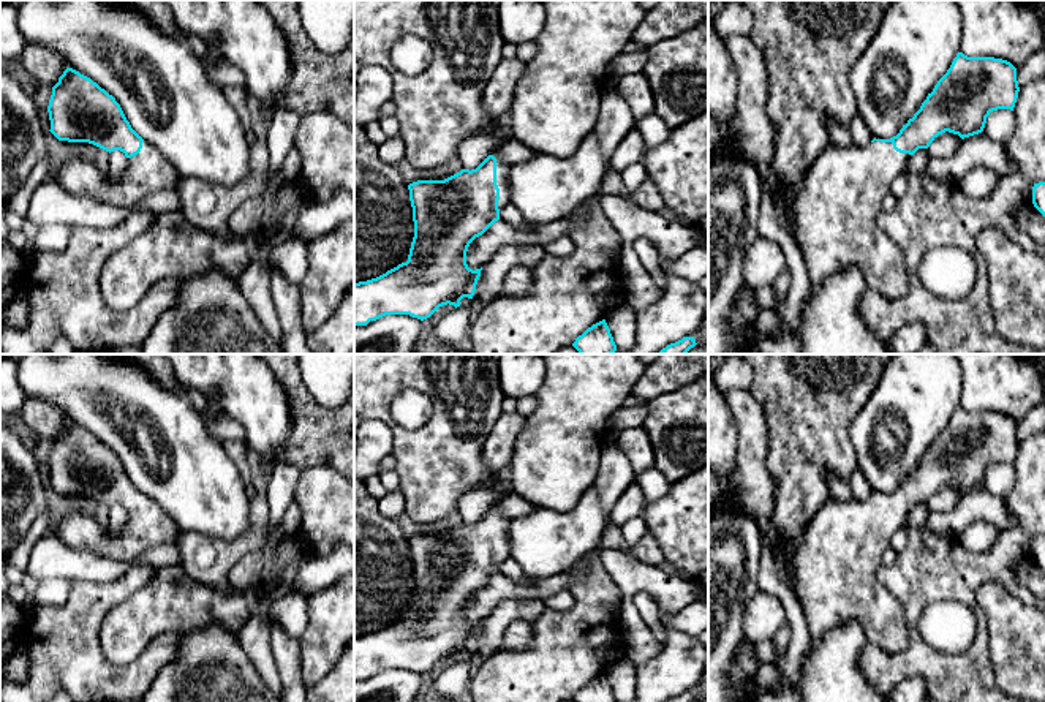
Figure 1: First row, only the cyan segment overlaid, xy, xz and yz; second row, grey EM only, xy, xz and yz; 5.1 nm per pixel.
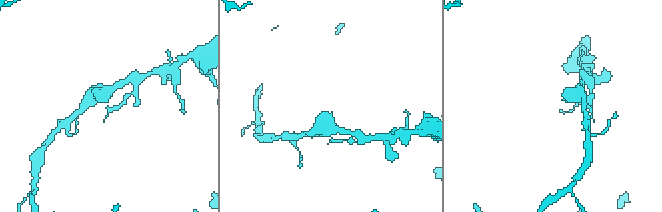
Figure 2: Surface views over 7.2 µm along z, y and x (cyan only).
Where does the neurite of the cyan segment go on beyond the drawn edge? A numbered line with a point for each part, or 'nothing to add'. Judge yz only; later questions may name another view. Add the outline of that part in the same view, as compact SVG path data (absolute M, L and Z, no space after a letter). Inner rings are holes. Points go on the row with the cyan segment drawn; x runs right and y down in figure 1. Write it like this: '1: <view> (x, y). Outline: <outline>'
1: yz (833, 214). Outline: M734 35L724 38L724 44L737 68L738 95L730 122L718 122L708 112L708 163L715 155L737 153L756 169L765 164L771 171L768 187L776 218L781 213L790 217L814 286L821 286L844 269L857 267L868 289L877 291L888 300L904 296L909 283L903 250L877 226L876 218L882 212L882 202L890 193L893 179L904 172L911 155L900 153L892 142L881 141L847 149L828 144L808 169L803 187L798 191L787 191L773 177L775 131L767 112L768 73L764 55L749 36Z

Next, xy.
1: xy (149, 171). Outline: M144 141L141 152L128 158L120 176L101 172L92 161L70 158L52 171L51 179L73 194L136 209L147 194L174 190L179 174L155 145Z

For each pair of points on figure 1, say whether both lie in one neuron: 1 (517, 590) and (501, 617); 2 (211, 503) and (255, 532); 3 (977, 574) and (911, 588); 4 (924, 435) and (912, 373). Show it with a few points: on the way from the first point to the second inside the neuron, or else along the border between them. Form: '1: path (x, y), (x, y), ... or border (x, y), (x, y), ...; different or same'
1: border (543, 600), (503, 600), (482, 620); different
2: border (248, 489), (248, 528), (231, 539), (214, 539); different
3: path (962, 574), (927, 574); same
4: path (922, 419), (922, 389); same

